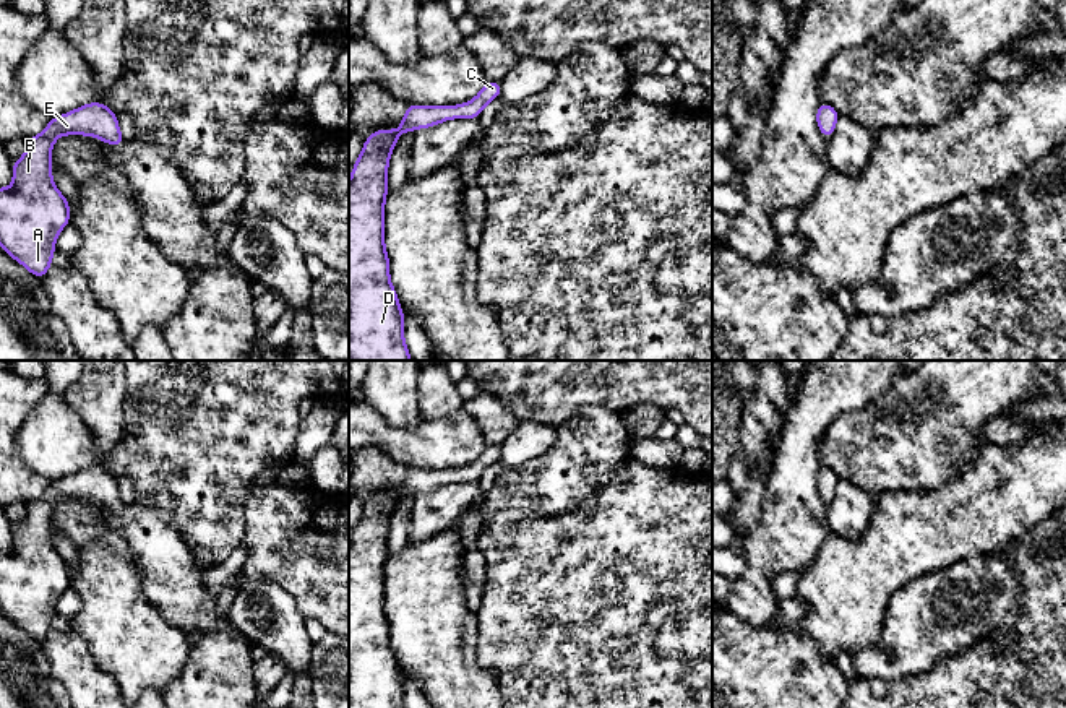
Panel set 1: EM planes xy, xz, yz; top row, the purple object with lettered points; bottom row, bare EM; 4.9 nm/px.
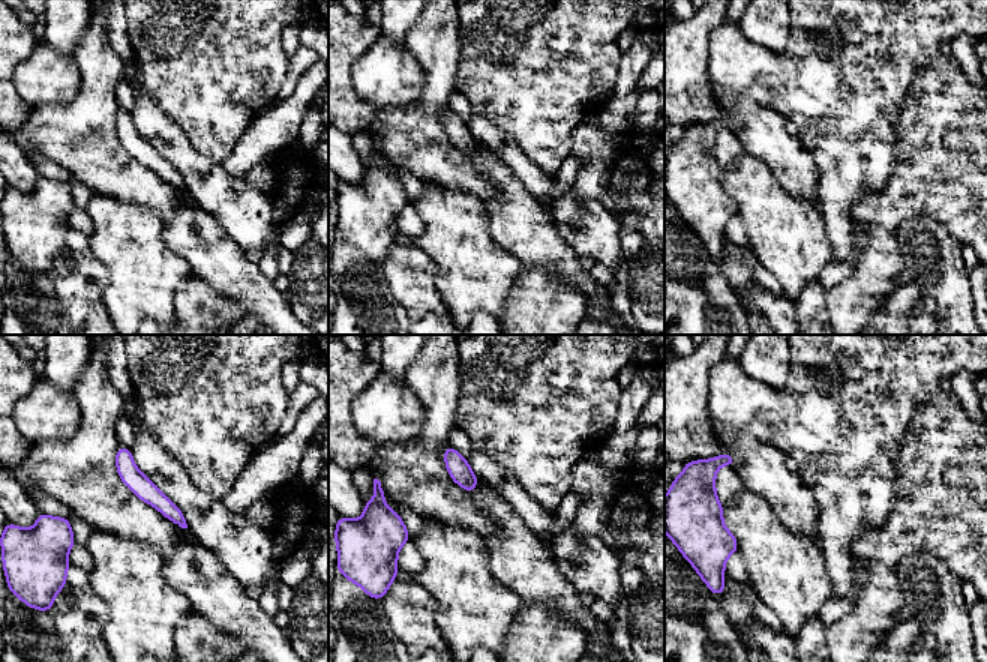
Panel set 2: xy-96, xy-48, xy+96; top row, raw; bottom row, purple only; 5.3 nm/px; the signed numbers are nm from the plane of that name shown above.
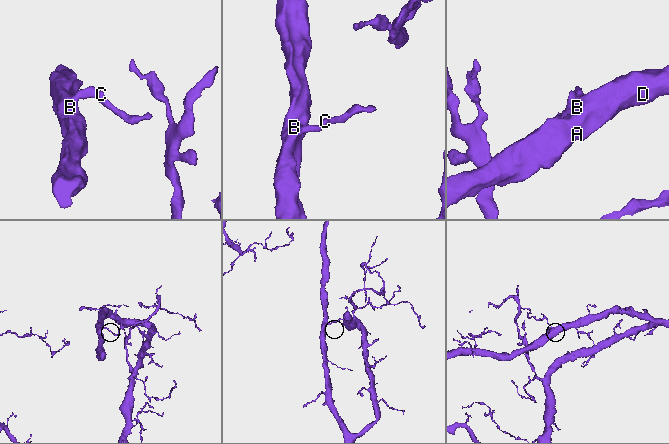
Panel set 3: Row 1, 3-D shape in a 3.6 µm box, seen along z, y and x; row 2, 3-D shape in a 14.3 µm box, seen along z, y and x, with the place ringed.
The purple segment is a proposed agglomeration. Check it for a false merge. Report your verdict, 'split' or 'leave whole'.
leave whole

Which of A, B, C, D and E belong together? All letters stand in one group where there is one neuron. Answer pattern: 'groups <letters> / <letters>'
groups A B C D E

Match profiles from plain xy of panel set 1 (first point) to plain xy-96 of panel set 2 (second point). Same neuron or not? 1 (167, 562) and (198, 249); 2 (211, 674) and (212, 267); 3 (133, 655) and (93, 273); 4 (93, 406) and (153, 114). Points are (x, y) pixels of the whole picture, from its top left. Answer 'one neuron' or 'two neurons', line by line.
1: one neuron
2: two neurons
3: two neurons
4: two neurons

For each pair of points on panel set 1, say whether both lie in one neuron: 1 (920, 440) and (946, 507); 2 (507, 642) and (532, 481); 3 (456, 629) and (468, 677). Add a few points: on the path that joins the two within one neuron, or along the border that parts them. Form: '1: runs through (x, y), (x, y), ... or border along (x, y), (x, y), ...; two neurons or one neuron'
1: border along (969, 463), (938, 487), (902, 491); two neurons
2: border along (567, 512), (524, 513), (500, 510), (490, 520); two neurons
3: runs through (456, 640), (456, 666); one neuron

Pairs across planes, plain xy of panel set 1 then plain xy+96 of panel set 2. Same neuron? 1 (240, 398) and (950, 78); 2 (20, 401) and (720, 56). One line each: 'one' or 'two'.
1: two
2: two

